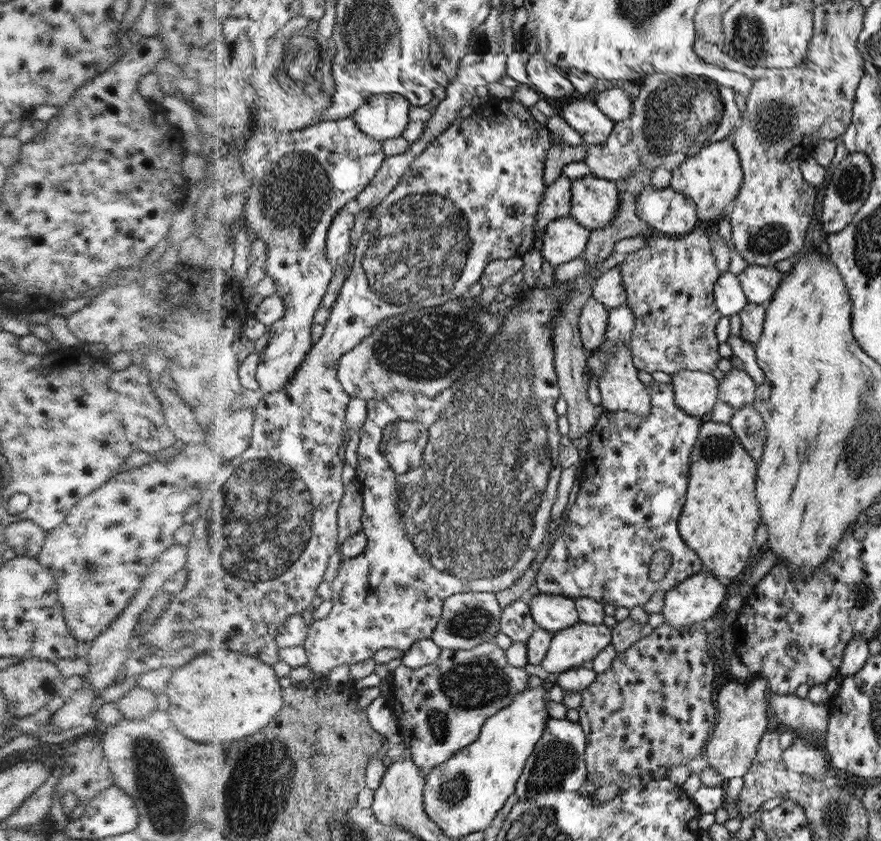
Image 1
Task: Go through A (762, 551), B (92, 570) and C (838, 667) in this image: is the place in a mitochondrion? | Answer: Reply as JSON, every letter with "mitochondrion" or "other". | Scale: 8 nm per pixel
{"A":"other","B":"mitochondrion","C":"other"}

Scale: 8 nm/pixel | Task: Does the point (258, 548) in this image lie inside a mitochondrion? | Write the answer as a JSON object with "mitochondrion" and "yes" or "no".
{"mitochondrion":"yes"}

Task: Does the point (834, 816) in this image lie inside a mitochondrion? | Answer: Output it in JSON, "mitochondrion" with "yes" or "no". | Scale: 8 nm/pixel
{"mitochondrion":"yes"}

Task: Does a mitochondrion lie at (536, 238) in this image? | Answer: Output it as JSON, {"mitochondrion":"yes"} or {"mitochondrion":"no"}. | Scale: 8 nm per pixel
{"mitochondrion":"no"}

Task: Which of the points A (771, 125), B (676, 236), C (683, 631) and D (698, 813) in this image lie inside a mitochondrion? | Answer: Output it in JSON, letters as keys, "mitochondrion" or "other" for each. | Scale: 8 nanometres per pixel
{"A":"mitochondrion","B":"other","C":"other","D":"other"}

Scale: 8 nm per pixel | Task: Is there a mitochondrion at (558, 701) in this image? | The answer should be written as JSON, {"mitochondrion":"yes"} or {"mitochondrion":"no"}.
{"mitochondrion":"no"}

